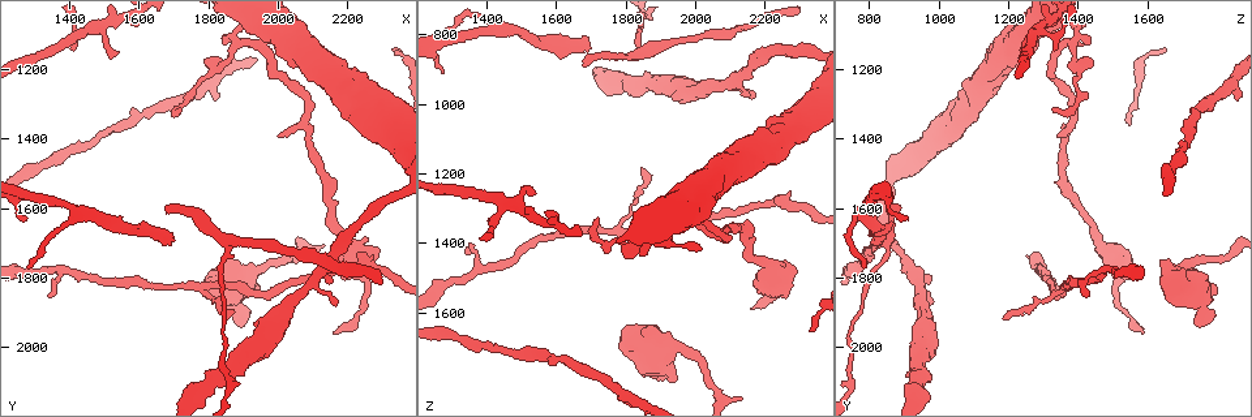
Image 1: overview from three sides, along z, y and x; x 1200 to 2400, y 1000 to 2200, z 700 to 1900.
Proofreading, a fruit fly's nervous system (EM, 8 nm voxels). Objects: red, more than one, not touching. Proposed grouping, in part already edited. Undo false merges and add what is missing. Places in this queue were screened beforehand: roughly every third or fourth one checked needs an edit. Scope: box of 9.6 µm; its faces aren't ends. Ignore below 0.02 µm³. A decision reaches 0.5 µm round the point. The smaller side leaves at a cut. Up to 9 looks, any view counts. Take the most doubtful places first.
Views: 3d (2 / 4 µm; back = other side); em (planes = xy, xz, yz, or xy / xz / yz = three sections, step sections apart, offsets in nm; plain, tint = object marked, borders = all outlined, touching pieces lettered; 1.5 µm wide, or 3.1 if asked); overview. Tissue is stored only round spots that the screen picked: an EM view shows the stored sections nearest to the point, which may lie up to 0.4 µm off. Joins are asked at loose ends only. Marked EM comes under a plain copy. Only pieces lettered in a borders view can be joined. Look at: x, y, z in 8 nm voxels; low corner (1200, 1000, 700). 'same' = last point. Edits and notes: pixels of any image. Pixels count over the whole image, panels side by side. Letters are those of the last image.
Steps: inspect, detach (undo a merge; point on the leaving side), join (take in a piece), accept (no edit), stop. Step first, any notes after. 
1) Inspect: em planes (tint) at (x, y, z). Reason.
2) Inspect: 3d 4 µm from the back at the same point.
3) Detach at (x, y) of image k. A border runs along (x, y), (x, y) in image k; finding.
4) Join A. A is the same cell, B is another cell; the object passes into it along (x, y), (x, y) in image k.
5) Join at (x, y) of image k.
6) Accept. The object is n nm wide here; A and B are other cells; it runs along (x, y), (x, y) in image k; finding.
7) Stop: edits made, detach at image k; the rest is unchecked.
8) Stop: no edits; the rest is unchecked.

Inspect: 3d 2 µm at (2140, 1700, 1850). Thin end.

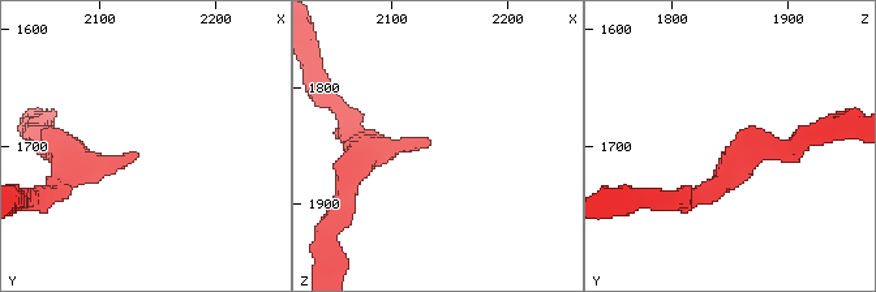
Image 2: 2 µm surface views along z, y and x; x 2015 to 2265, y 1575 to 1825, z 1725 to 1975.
Inspect: em xz step 8 (tint) at (2132, 1706, 1840). Shape alone is not enough.

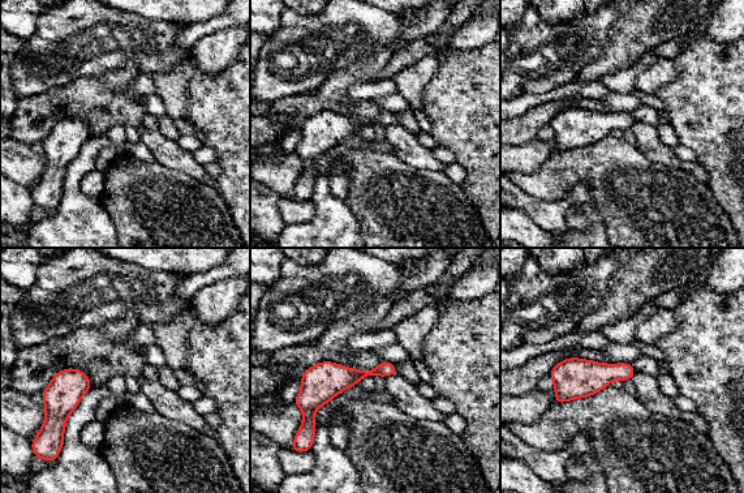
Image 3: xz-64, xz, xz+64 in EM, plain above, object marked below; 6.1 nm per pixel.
Inspect: em planes (borders) at the same point.

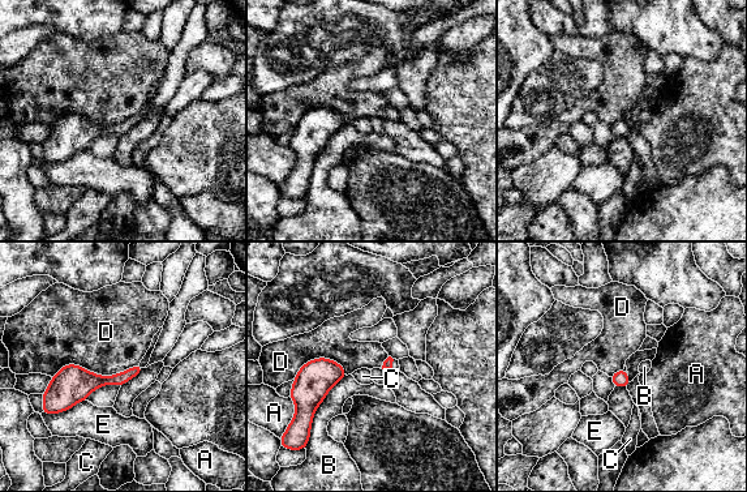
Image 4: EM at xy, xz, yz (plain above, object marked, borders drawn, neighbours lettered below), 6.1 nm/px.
Accept. A, B, C, D and E are other cells; a border runs along (138, 363), (52, 376) in image 4; none of them fits.

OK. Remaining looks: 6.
Inspect: em xz step 8 (borders) at (1950, 1850, 1790). An open end.

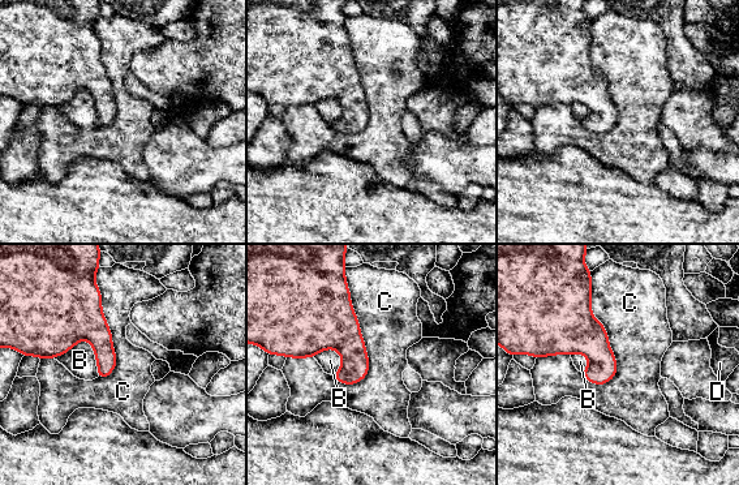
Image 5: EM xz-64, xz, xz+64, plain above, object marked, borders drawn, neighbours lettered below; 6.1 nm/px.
Accept. The longest contact is with C, 600 nm; B, C and D are other cells; none of them fits.

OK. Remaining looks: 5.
Inspect: 3d 2 µm at (1730, 1310, 1330). Thin end.

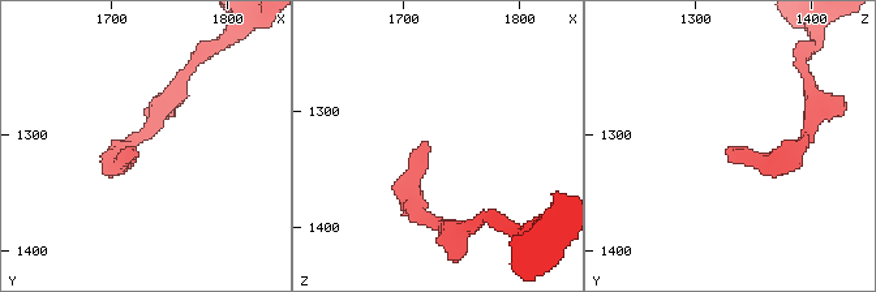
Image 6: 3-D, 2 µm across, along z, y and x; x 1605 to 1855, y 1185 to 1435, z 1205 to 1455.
Inspect: em planes (borders) at (1720, 1314, 1330).

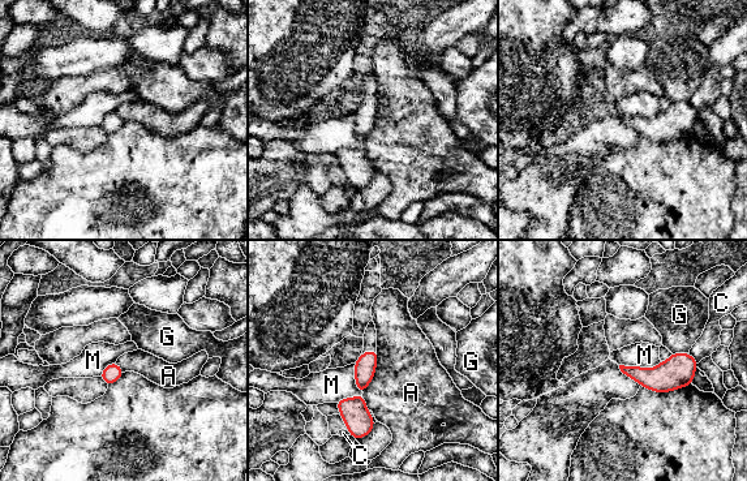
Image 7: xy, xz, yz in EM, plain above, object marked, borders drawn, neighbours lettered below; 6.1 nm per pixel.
Accept. A, C, G and M are other cells; a border runs along (377, 352), (376, 372), (363, 394) in image 7; no lettered piece goes on from it.

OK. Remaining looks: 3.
Inspect: em yz step 8 (borders) at (1280, 1770, 790). Thin end.

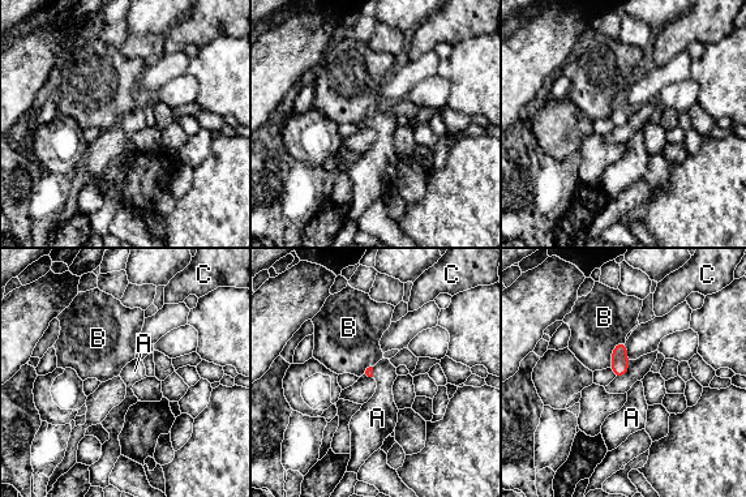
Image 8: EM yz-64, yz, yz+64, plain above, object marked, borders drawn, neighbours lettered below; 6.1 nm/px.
Inspect: em xz step 4 (borders) at the same point.

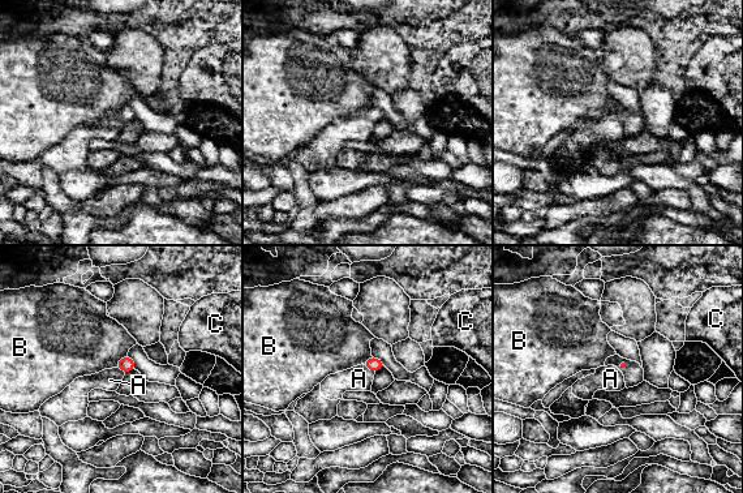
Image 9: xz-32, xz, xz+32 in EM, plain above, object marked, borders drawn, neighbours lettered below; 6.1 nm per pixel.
Join A. A is the same cell, B and C are other cells; it goes on there.

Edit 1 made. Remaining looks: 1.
Stop: edits made, join at image 9; the rest is unchecked.

